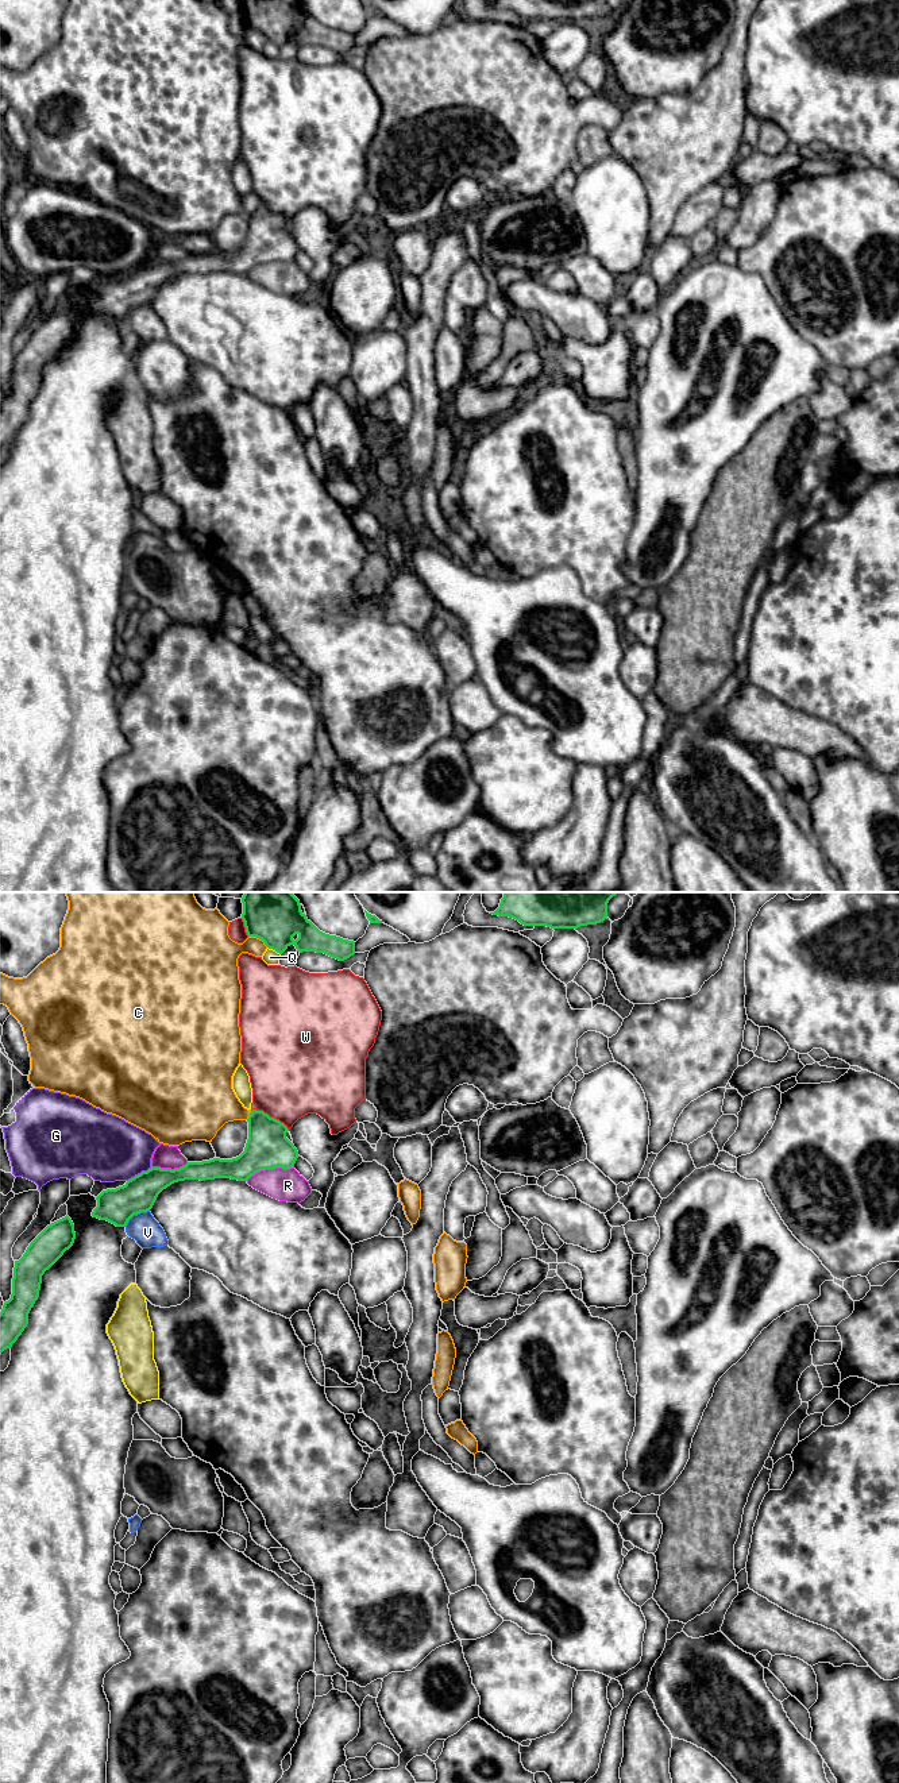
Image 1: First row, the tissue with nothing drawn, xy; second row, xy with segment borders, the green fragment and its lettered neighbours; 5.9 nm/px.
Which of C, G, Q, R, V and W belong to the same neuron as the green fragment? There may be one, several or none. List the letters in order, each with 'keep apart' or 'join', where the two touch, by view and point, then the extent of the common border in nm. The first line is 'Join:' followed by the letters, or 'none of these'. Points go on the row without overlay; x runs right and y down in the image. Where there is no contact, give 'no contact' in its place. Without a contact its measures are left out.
Join: none of these
C: keep apart; meets green in xy at (258, 30); contact 140 nm long
G: keep apart; meets green in xy at (141, 266); contact 170 nm long
Q: keep apart; meets green in xy at (274, 42); contact 90 nm long
R: keep apart; meets green in xy at (269, 261); contact 300 nm long
V: keep apart; meets green in xy at (135, 307); contact 180 nm long
W: keep apart; meets green in xy at (269, 209); contact 260 nm long

